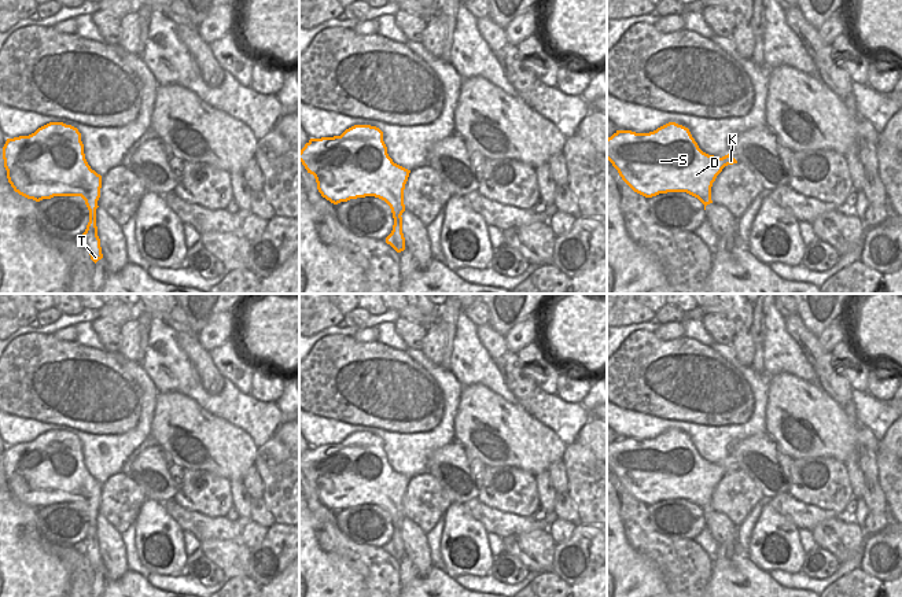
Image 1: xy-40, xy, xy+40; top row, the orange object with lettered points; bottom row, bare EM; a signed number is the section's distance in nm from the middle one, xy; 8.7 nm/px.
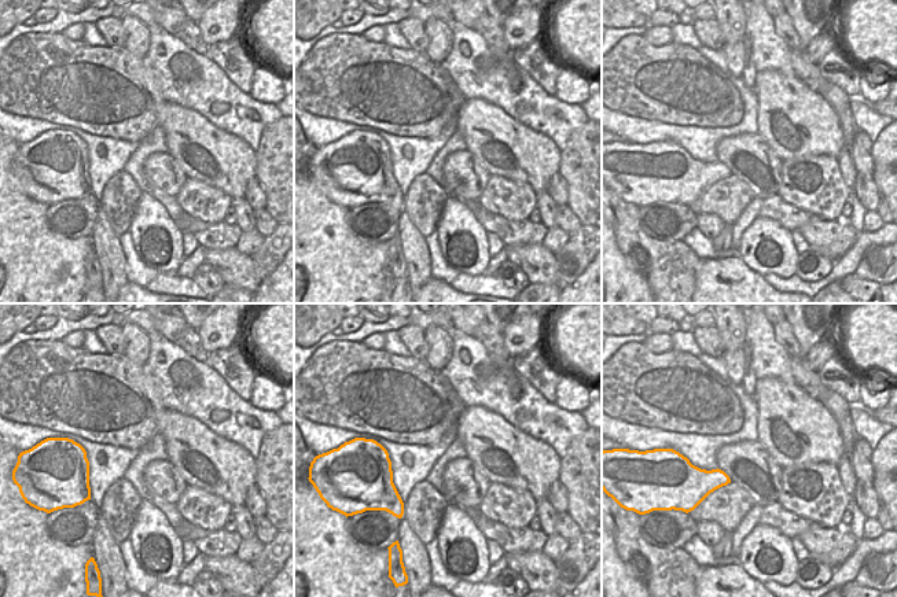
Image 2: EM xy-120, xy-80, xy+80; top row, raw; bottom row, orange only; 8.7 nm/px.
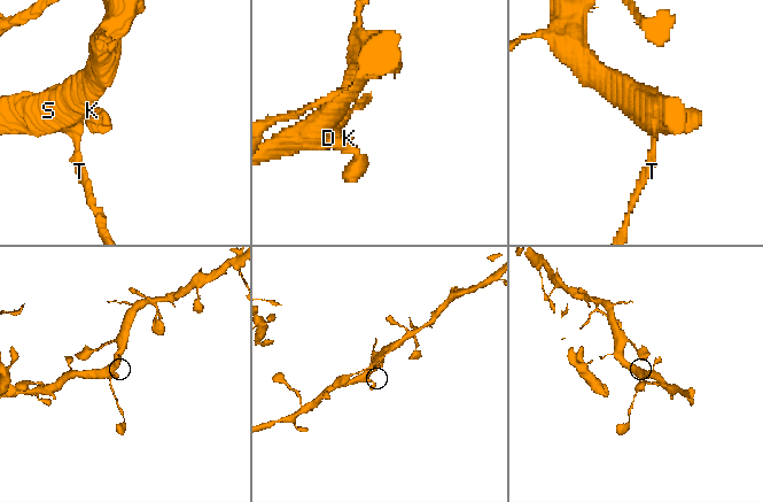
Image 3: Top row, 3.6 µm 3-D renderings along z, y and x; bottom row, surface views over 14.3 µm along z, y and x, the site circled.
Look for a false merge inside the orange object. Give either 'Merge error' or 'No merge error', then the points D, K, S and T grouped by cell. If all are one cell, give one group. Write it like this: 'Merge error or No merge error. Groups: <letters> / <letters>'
Merge error. Groups: D K S / T

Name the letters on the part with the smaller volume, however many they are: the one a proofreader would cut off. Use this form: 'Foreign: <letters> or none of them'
Foreign: T

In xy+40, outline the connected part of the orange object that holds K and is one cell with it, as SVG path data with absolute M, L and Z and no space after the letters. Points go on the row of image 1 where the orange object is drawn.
M669 122L649 133L616 130L607 139L607 159L622 180L637 194L652 198L667 192L686 192L706 206L713 203L711 187L728 165L737 163L733 155L722 158L703 152L688 128Z

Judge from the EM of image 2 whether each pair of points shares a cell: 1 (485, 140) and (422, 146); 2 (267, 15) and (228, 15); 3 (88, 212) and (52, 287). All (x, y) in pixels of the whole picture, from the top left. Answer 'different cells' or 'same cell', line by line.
1: different cells
2: different cells
3: different cells

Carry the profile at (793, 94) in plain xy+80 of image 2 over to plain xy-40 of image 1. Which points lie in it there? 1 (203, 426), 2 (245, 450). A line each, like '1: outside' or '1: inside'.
1: inside
2: inside

